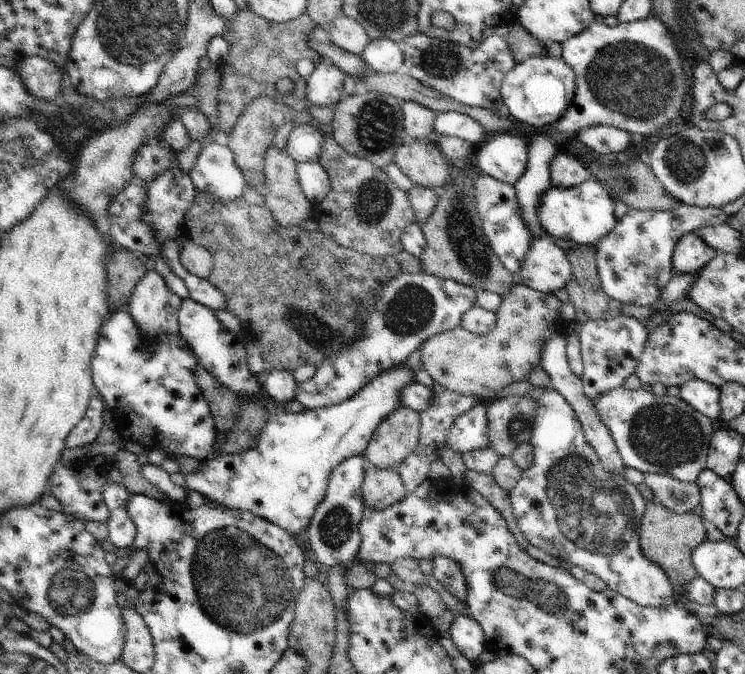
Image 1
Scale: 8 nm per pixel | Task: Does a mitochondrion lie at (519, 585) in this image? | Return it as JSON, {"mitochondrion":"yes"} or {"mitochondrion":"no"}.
{"mitochondrion":"yes"}

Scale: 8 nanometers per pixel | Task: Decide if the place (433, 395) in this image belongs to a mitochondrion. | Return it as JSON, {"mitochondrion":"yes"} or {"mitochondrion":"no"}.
{"mitochondrion":"no"}

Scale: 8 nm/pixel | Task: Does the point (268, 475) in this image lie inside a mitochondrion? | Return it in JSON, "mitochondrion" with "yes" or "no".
{"mitochondrion":"no"}

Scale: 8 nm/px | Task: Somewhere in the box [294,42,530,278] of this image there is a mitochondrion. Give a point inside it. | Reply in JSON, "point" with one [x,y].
{"point":[376,132]}

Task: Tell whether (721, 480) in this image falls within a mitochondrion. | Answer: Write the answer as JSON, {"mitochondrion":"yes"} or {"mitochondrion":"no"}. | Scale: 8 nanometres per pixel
{"mitochondrion":"no"}

